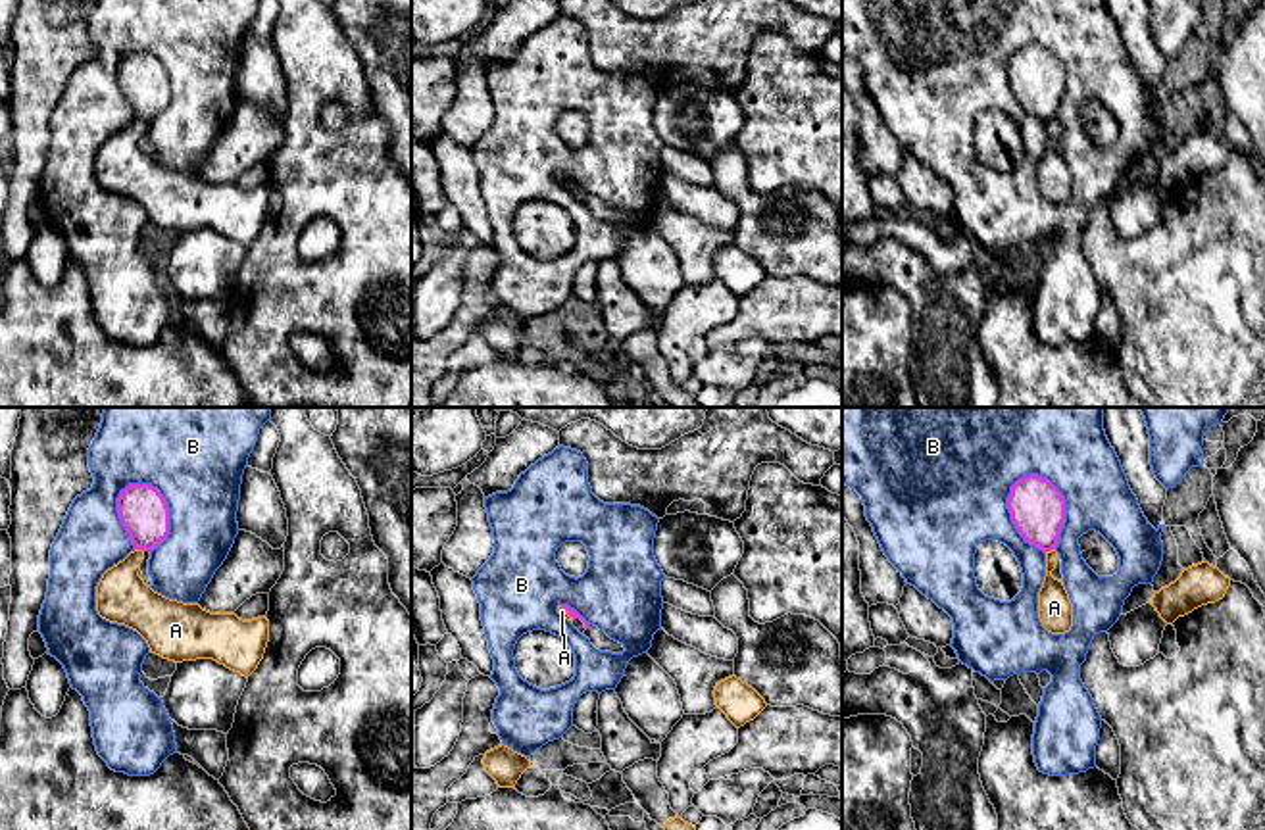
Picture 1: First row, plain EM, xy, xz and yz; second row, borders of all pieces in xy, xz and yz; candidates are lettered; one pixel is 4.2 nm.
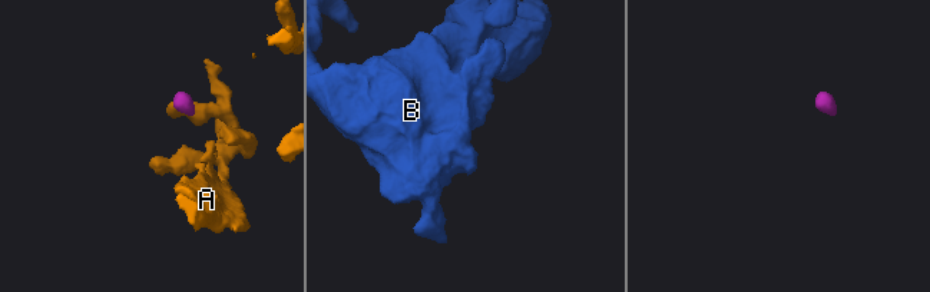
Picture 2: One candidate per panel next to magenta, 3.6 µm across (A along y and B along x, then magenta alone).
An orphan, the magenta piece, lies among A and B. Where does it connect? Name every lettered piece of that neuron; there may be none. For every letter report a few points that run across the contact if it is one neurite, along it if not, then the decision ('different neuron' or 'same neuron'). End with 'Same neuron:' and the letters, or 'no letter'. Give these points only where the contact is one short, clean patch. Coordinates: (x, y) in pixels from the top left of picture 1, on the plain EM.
A: line yz (1054, 118), (1044, 122); different neuron
B: line yz (1029, 43), (1012, 56), (1008, 81), (1014, 97), (1044, 123); different neuron
Same neuron: no letter

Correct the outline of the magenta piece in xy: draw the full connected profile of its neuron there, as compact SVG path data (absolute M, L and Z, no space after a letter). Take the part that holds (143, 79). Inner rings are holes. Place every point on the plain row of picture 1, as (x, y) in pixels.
M129 54L117 67L121 94L135 119L152 121L169 104L169 77L158 58Z

